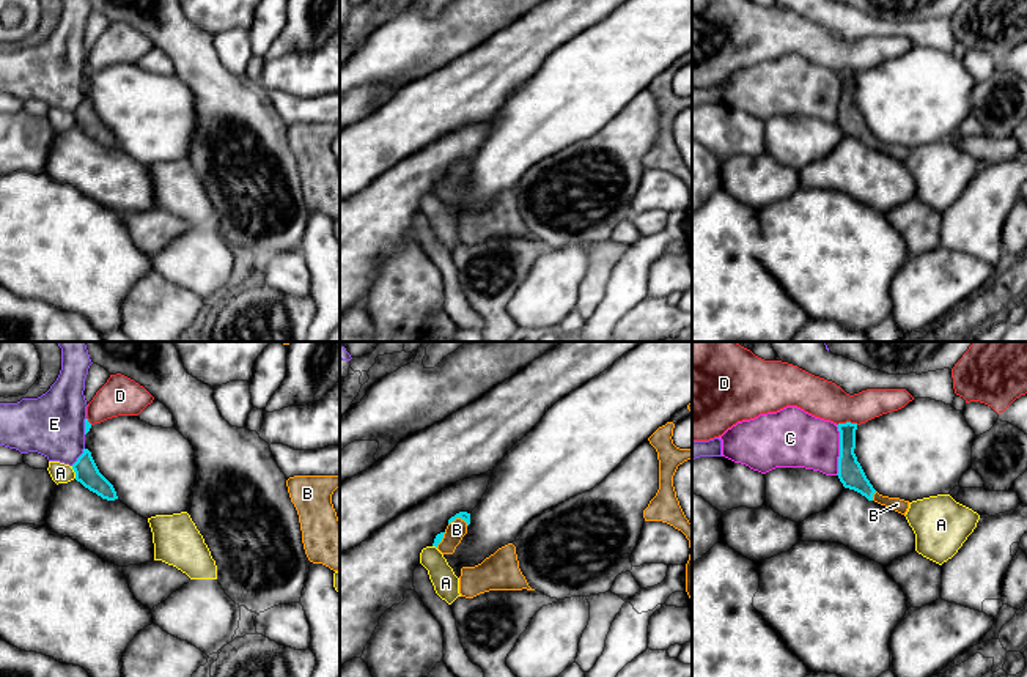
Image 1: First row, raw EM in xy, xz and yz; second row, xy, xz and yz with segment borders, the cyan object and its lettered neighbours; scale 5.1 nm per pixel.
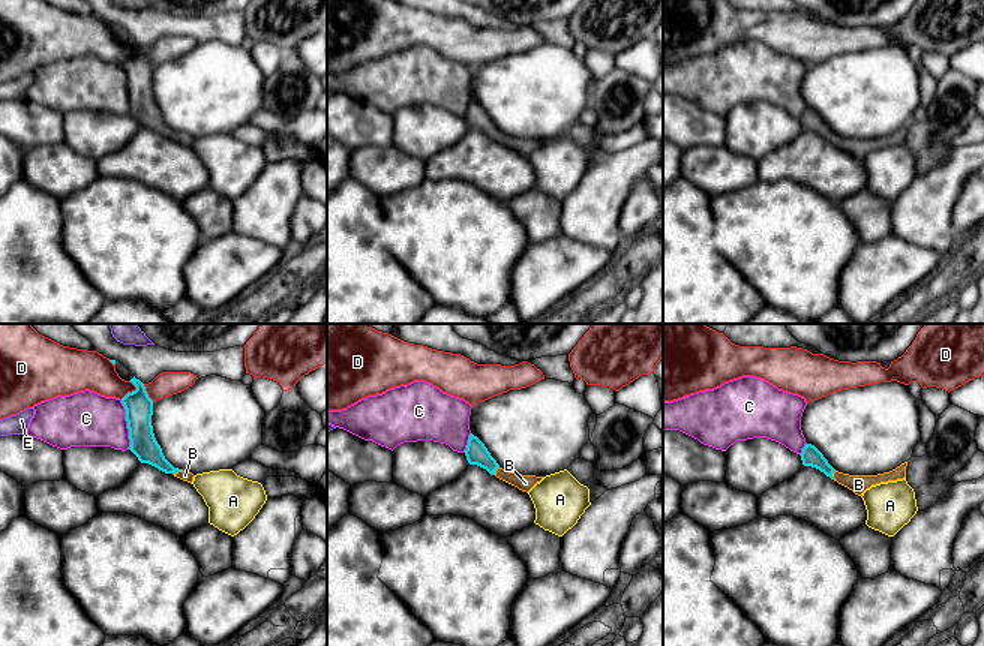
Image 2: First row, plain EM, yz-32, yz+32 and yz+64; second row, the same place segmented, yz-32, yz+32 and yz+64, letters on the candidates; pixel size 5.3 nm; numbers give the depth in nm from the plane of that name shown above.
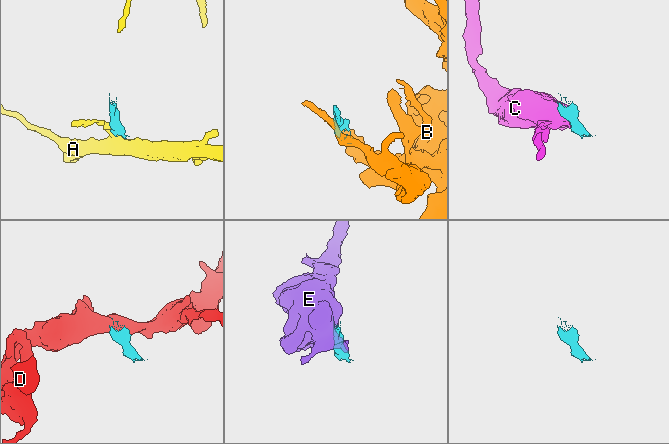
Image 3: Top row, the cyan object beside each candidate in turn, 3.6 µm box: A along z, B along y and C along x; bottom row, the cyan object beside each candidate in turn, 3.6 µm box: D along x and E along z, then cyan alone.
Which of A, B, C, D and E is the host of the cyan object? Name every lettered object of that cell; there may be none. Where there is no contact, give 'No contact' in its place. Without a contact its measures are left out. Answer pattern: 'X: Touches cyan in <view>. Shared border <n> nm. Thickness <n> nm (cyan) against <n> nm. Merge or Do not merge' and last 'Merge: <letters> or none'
A: Touches cyan in xy. Shared border 70 nm. Thickness 120 nm (cyan) against 110 nm. Do not merge
B: Touches cyan in xz. Shared border 100 nm. Thickness 50 nm (cyan) against 100 nm. Merge
C: Touches cyan in yz. Shared border 260 nm. Thickness 130 nm (cyan) against 300 nm. Do not merge
D: Touches cyan in yz. Shared border 110 nm. Thickness 130 nm (cyan) against 200 nm. Do not merge
E: Touches cyan in xy. Shared border 120 nm. Thickness 120 nm (cyan) against 320 nm. Do not merge
Merge: B

